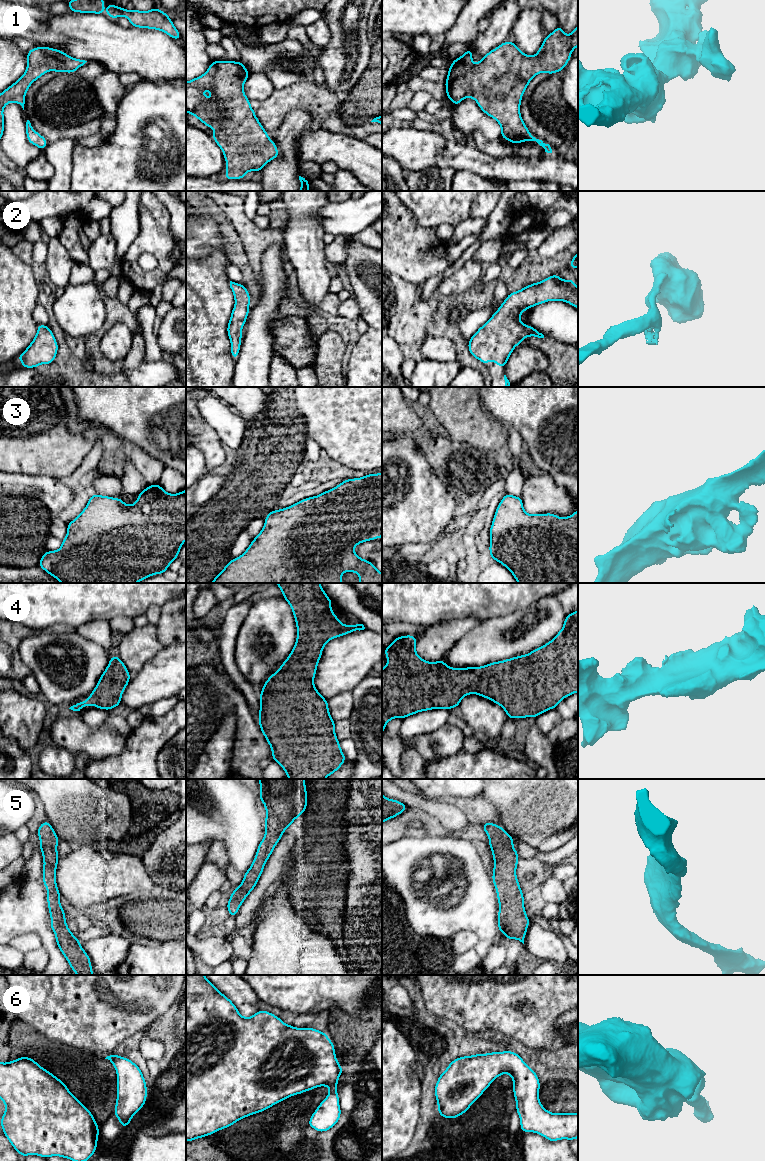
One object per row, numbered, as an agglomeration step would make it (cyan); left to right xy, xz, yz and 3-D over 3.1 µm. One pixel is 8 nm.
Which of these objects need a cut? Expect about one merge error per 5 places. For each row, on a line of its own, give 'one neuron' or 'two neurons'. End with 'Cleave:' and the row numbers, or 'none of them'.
1: one neuron
2: one neuron
3: one neuron
4: one neuron
5: one neuron
6: one neuron
Cleave: none of them

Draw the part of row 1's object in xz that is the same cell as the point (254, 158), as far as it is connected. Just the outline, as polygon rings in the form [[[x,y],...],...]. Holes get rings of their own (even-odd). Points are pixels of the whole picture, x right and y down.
[[[212,61],[203,75],[186,82],[186,112],[194,115],[207,127],[214,129],[212,138],[223,152],[227,167],[224,177],[227,180],[244,179],[249,171],[261,172],[268,162],[279,156],[274,140],[269,138],[244,93],[243,85],[249,74],[241,61]]]

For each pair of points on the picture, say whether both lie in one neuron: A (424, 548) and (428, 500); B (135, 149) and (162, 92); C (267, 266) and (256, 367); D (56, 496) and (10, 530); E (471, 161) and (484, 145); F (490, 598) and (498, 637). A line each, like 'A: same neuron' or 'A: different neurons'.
A: different neurons
B: same neuron
C: same neuron
D: same neuron
E: different neurons
F: different neurons

